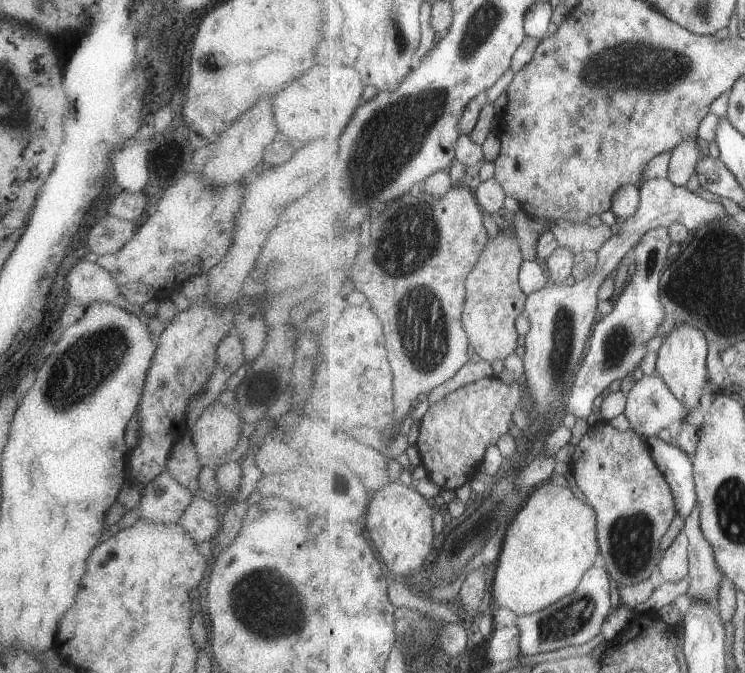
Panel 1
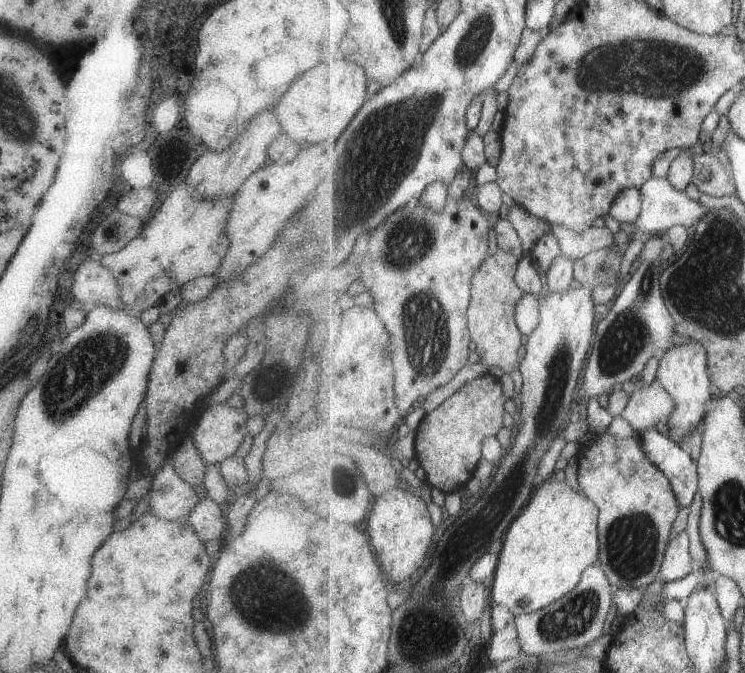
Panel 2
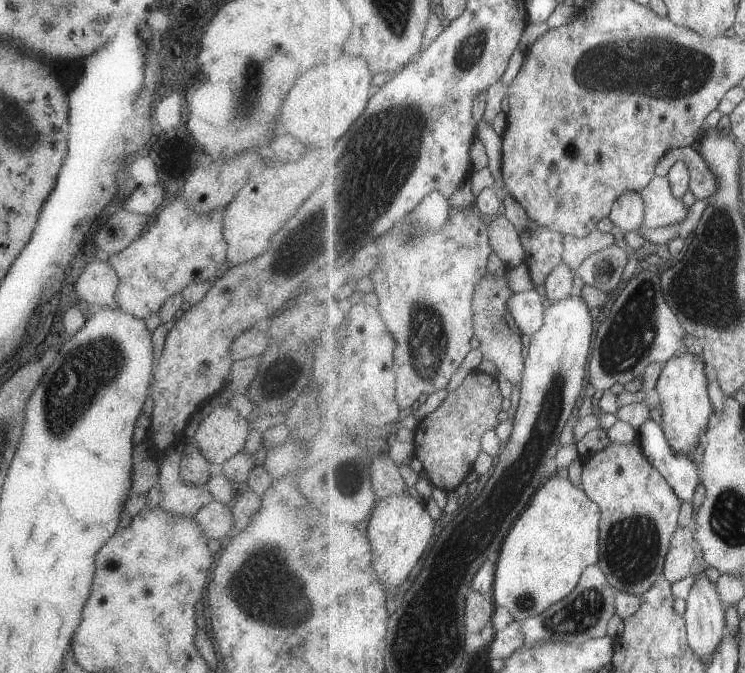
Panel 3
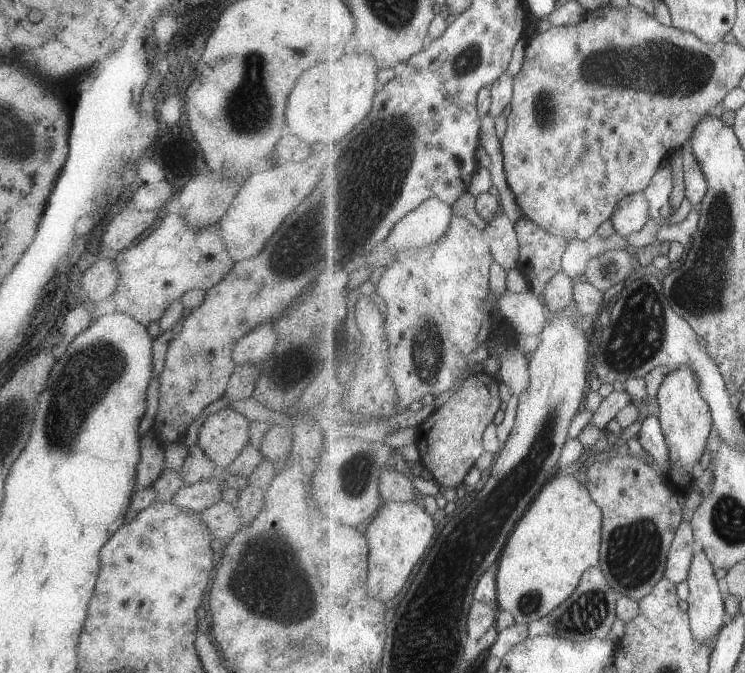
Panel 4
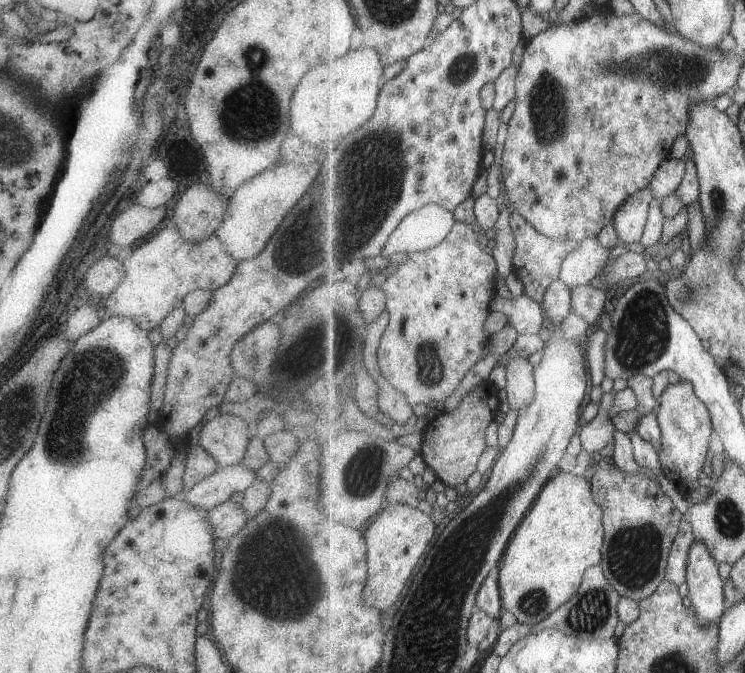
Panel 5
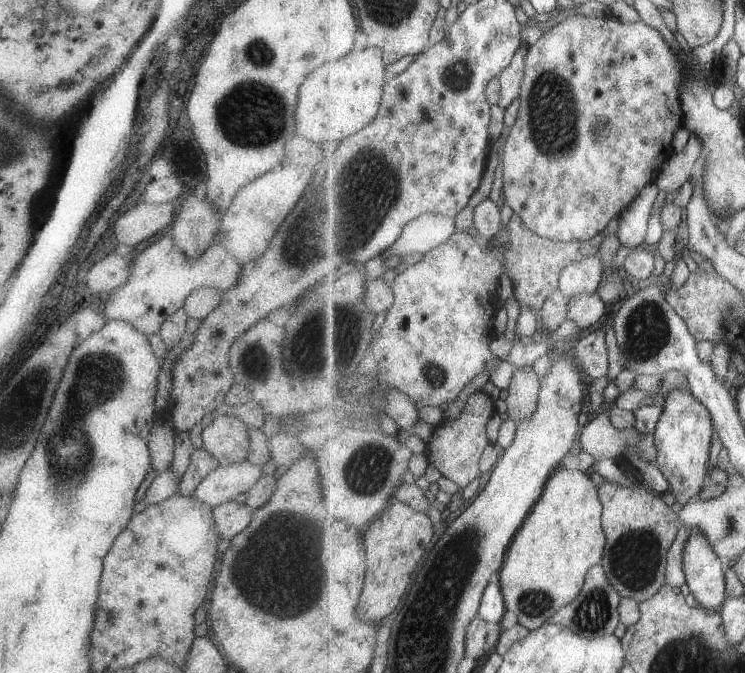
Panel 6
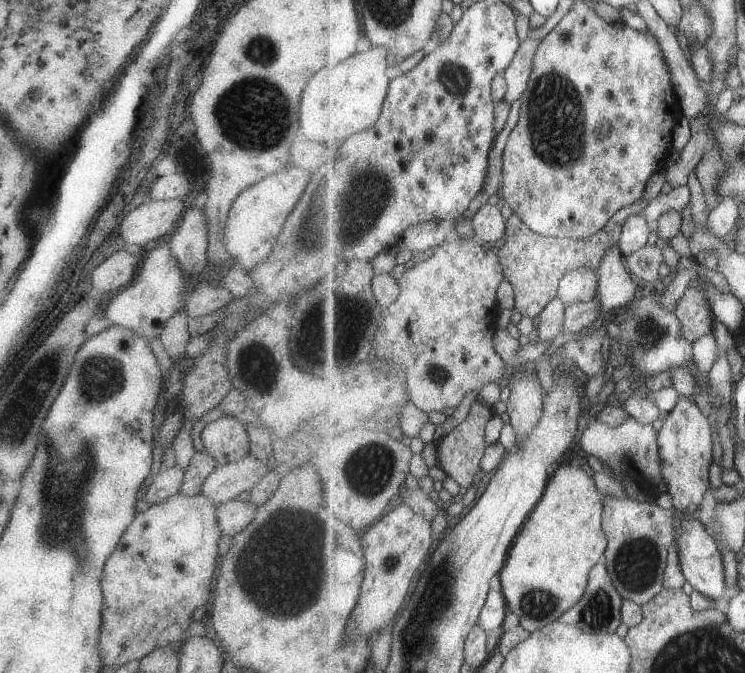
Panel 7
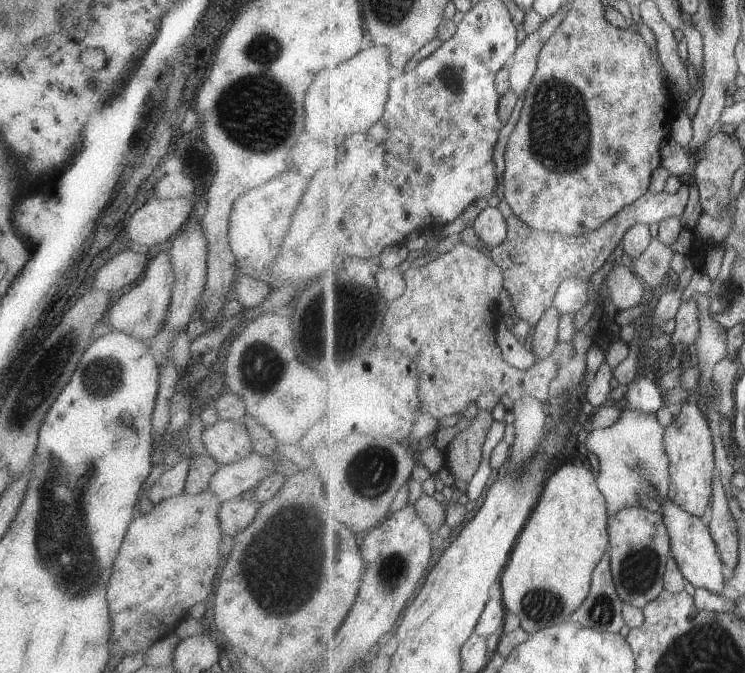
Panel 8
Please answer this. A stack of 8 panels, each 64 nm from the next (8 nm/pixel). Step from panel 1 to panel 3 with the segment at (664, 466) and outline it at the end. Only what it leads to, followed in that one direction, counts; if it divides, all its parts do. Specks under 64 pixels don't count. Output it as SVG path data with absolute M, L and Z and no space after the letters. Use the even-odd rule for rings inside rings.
M647 419L636 434L645 456L665 475L677 496L682 501L691 502L701 478L700 470L691 456L676 453L662 425L655 420Z

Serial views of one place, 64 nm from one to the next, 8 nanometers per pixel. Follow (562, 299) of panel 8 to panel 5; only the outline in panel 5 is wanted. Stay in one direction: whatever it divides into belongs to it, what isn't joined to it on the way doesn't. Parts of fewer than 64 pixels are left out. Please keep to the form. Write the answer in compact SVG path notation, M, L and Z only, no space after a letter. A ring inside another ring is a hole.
M597 237L579 243L577 250L571 253L563 262L558 280L562 280L573 292L577 287L590 286L593 278L600 273L600 266L608 259L610 249L601 246Z

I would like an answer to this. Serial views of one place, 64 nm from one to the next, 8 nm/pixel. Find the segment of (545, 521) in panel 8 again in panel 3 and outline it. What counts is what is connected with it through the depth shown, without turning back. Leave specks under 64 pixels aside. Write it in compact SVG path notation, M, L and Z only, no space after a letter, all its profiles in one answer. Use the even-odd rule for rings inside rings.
M551 473L504 540L495 573L494 604L508 608L521 622L571 594L585 569L601 560L601 517L601 507L585 489Z

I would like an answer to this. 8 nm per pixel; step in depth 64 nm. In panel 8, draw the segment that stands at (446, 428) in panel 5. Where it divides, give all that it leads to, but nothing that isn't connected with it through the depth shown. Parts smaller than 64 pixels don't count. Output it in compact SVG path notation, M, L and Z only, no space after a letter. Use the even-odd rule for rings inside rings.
M479 412L472 417L469 428L459 433L448 446L446 458L449 472L465 482L473 480L483 460L483 444L491 426L493 416L489 412Z

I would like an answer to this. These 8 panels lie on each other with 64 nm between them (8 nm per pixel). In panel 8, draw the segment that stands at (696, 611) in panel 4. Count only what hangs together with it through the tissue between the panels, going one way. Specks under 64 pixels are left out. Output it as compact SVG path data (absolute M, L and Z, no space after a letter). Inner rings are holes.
M669 496L664 499L660 508L664 512L664 521L672 536L672 555L679 563L685 578L695 587L703 587L711 592L720 593L727 585L723 576L723 560L717 552L717 544L713 540L711 528L697 515L688 513L682 506L673 502Z

